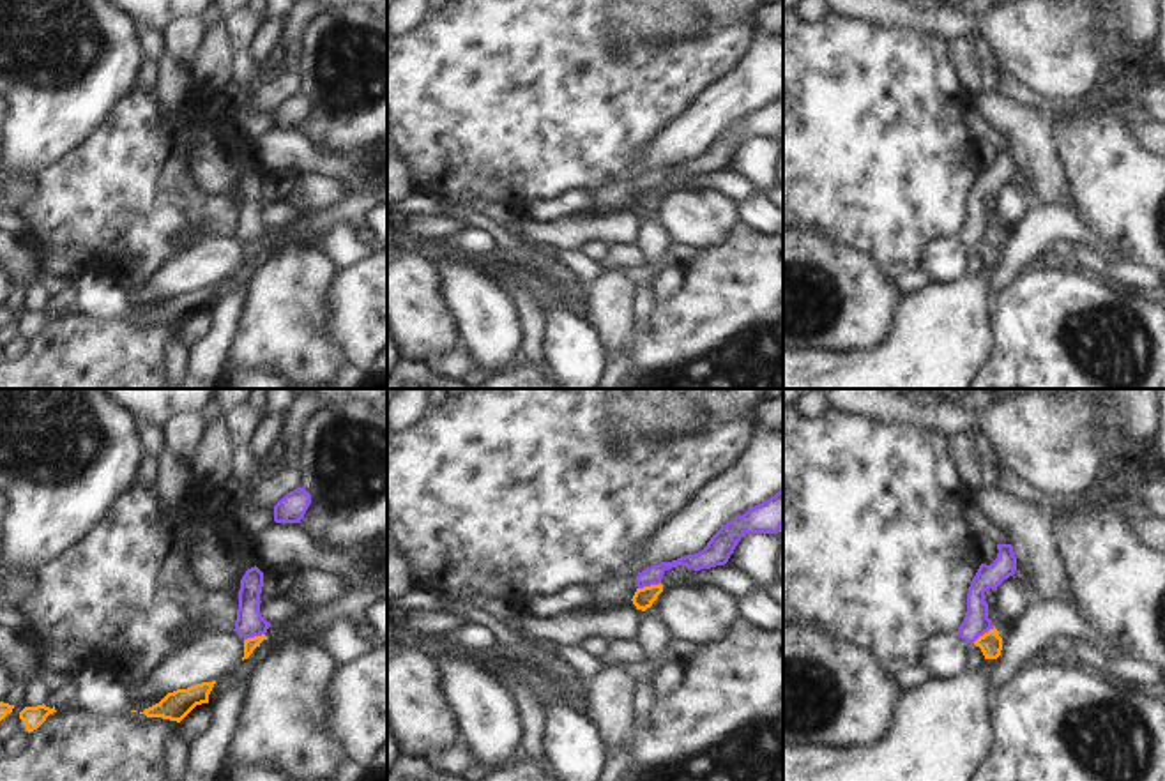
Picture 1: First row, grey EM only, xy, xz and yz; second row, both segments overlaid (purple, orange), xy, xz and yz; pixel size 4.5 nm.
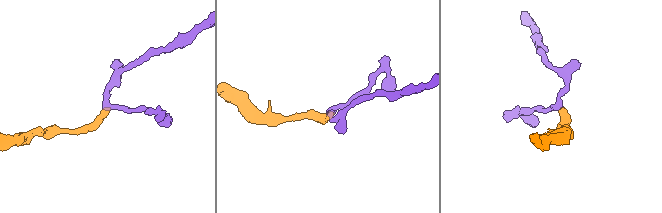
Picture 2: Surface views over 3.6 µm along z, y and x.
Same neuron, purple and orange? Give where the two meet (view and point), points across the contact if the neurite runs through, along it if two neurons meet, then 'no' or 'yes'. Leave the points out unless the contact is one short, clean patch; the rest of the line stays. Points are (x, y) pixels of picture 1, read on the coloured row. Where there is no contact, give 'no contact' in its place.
xz (649, 585) | along xz (660, 582), (639, 589) | no

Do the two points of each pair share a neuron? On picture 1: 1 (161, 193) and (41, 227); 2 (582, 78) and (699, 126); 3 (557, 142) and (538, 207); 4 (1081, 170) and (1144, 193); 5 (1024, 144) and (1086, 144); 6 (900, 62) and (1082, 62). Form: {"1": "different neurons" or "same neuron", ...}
{"1": "same neuron", "2": "different neurons", "3": "different neurons", "4": "same neuron", "5": "different neurons", "6": "different neurons"}

